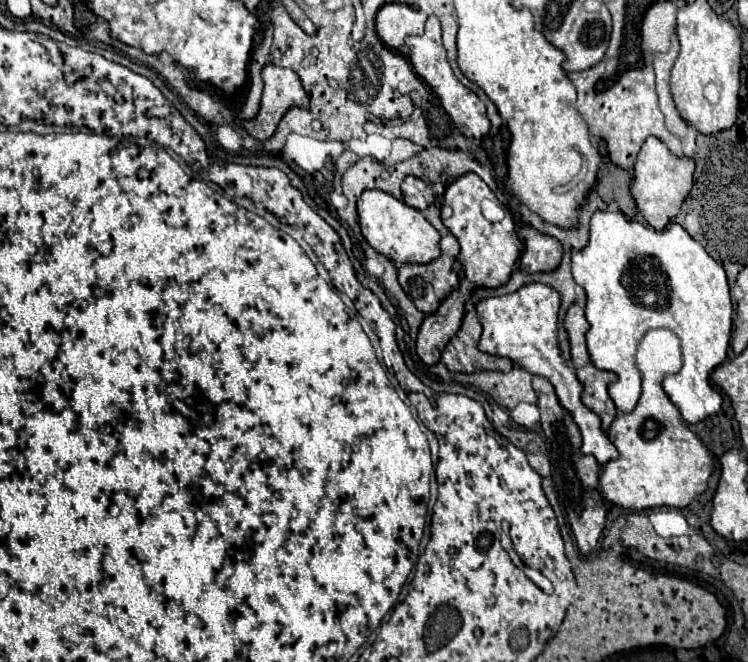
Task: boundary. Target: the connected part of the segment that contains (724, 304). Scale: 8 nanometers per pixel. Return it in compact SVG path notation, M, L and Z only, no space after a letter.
M596 210L590 218L588 244L582 250L572 252L572 276L588 296L586 320L590 322L590 330L586 334L586 344L590 360L596 368L614 372L618 376L618 380L608 386L608 394L618 410L632 412L642 392L640 372L634 362L642 336L654 328L668 328L680 338L682 348L680 372L666 376L668 398L688 424L696 424L710 414L720 412L722 396L710 384L710 372L724 362L732 332L732 302L728 282L724 268L680 224L672 222L664 230L654 230L652 226L624 218L622 212Z

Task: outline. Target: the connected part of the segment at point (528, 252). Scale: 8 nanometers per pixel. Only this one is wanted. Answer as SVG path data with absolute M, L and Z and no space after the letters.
M522 226L518 230L518 238L524 244L524 250L520 256L522 272L528 272L528 274L550 272L560 264L562 244L556 238L542 234L532 226Z

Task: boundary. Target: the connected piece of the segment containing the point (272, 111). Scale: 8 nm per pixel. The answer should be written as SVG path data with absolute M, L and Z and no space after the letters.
M266 64L262 70L264 94L256 118L244 120L242 126L256 138L268 140L280 122L280 118L292 106L308 108L308 94L304 92L300 78L294 70L276 64Z

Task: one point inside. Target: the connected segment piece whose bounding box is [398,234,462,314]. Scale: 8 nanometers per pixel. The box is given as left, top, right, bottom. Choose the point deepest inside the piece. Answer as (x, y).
(426, 285)

